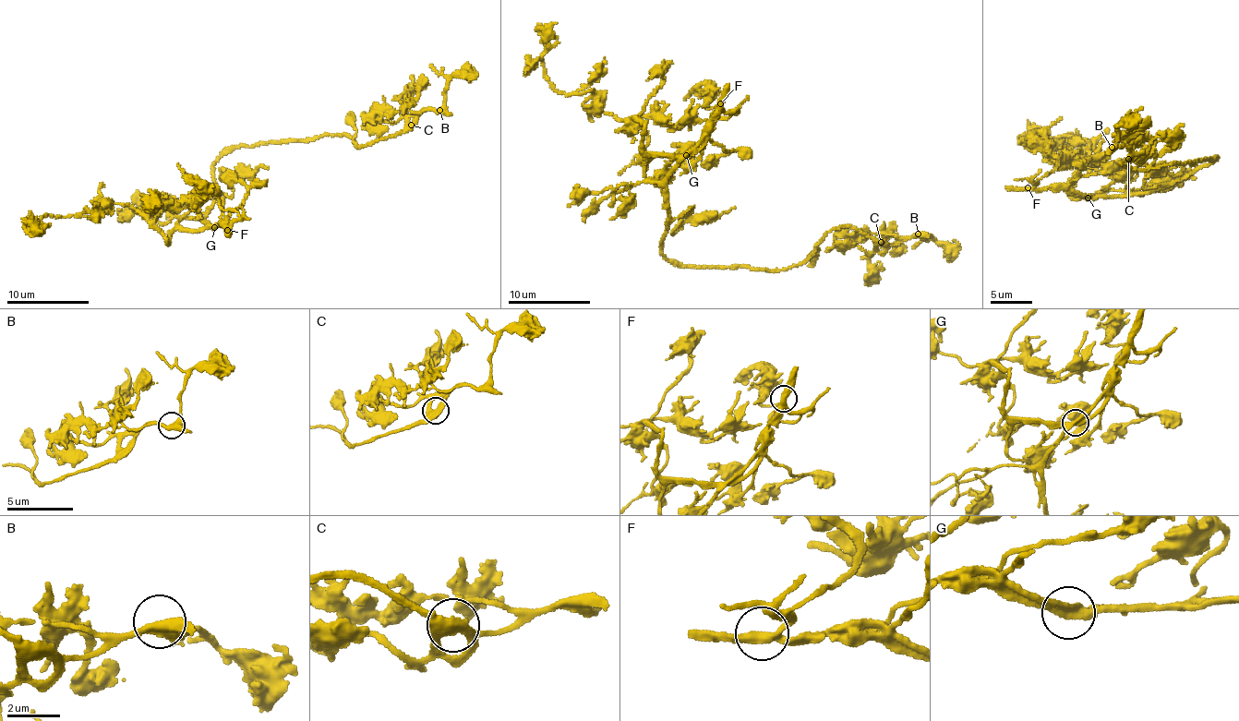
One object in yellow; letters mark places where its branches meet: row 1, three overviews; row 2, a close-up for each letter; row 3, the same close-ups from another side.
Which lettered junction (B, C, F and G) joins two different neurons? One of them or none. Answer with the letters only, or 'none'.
none

